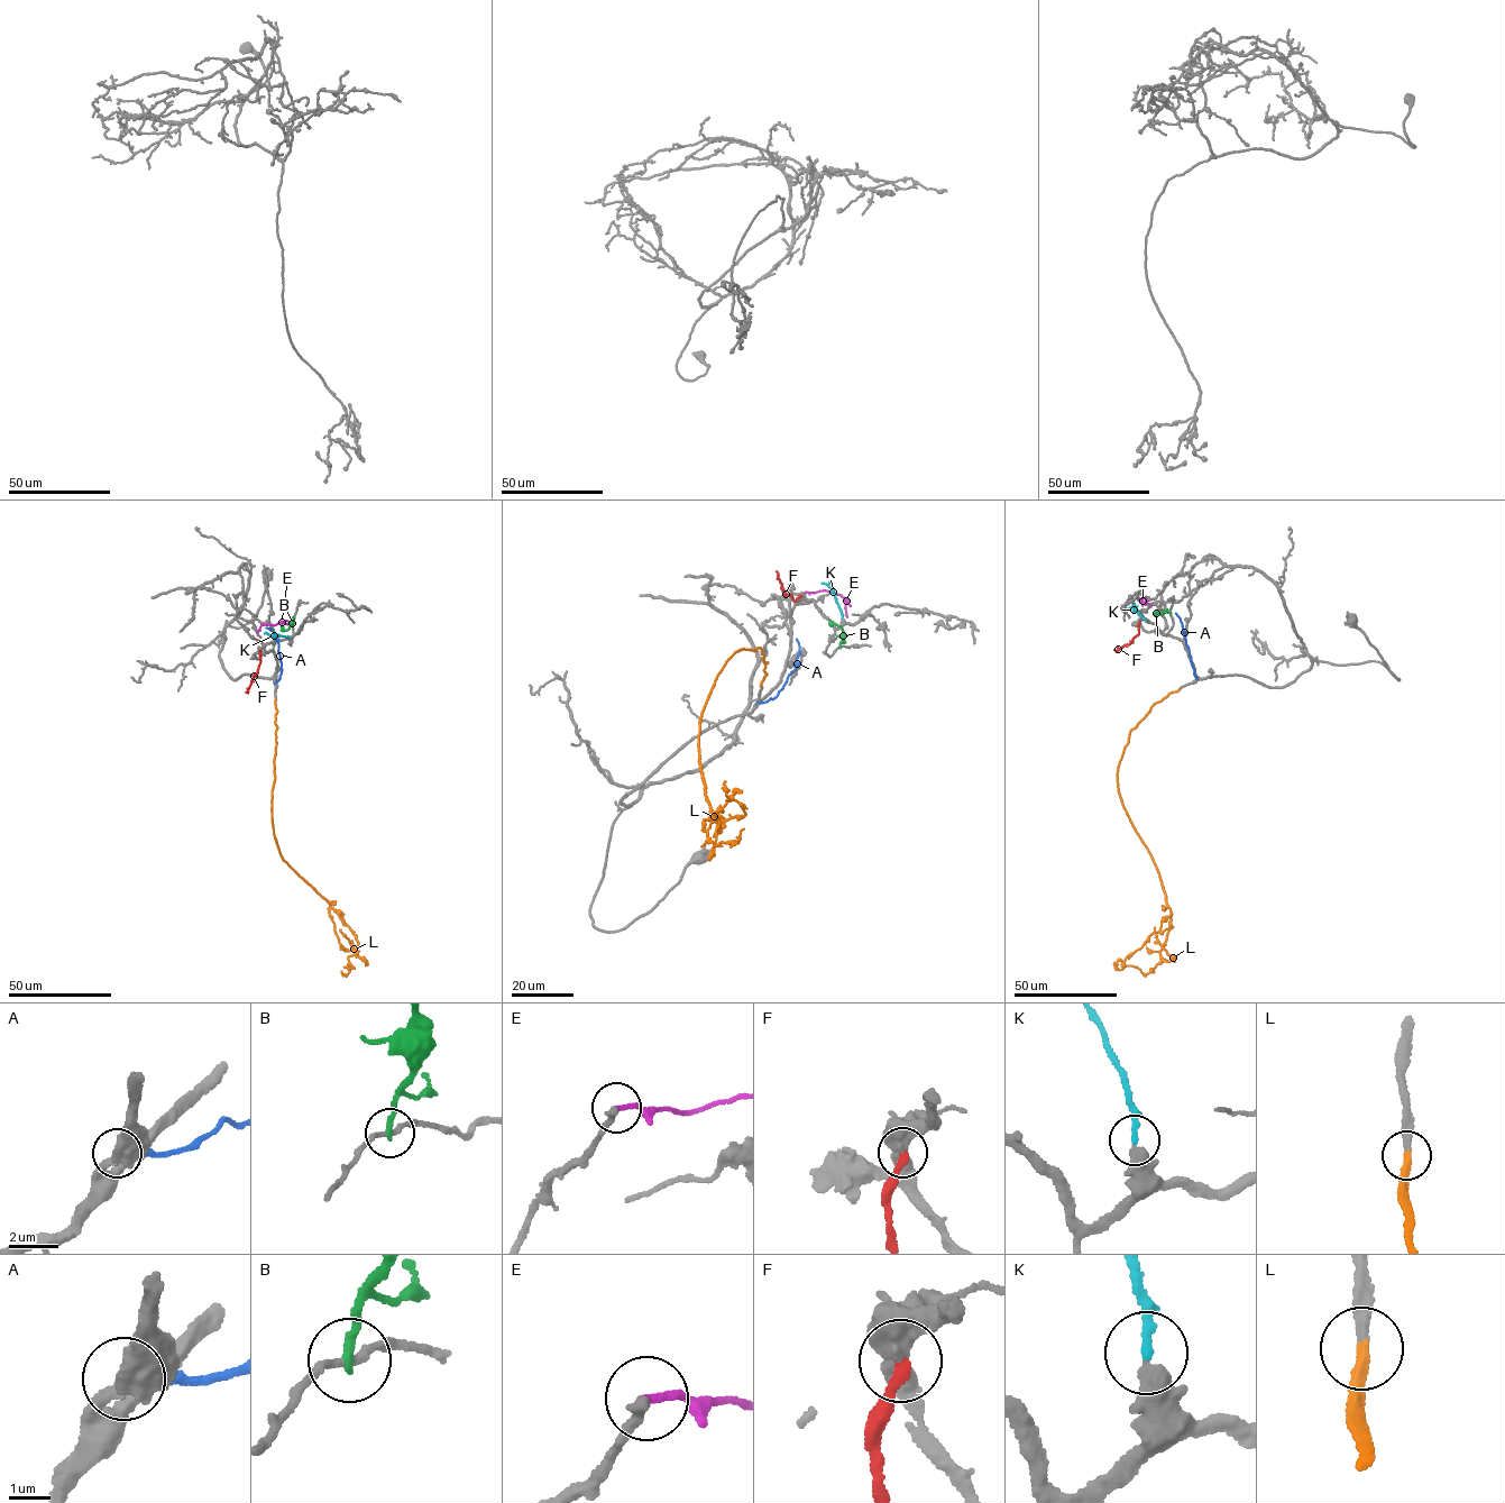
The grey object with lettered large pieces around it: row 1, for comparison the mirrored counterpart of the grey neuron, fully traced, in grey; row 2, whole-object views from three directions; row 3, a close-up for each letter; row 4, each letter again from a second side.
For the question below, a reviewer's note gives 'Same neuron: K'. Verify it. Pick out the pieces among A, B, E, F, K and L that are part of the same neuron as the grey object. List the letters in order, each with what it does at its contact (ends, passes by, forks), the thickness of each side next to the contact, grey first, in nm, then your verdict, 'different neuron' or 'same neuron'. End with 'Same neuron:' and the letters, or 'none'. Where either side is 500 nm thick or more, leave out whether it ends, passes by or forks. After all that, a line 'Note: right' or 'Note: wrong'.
A: it ends; calibres 320 and 180 nm; different neuron
B: it ends; calibres 180 and 220 nm; different neuron
E: it ends; calibres 280 and 160 nm; different neuron
F: calibres 500 and 260 nm; different neuron
K: it ends; calibres 400 and 200 nm; different neuron
L: it ends; calibres 280 and 320 nm; same neuron
Same neuron: L
Note: wrong

